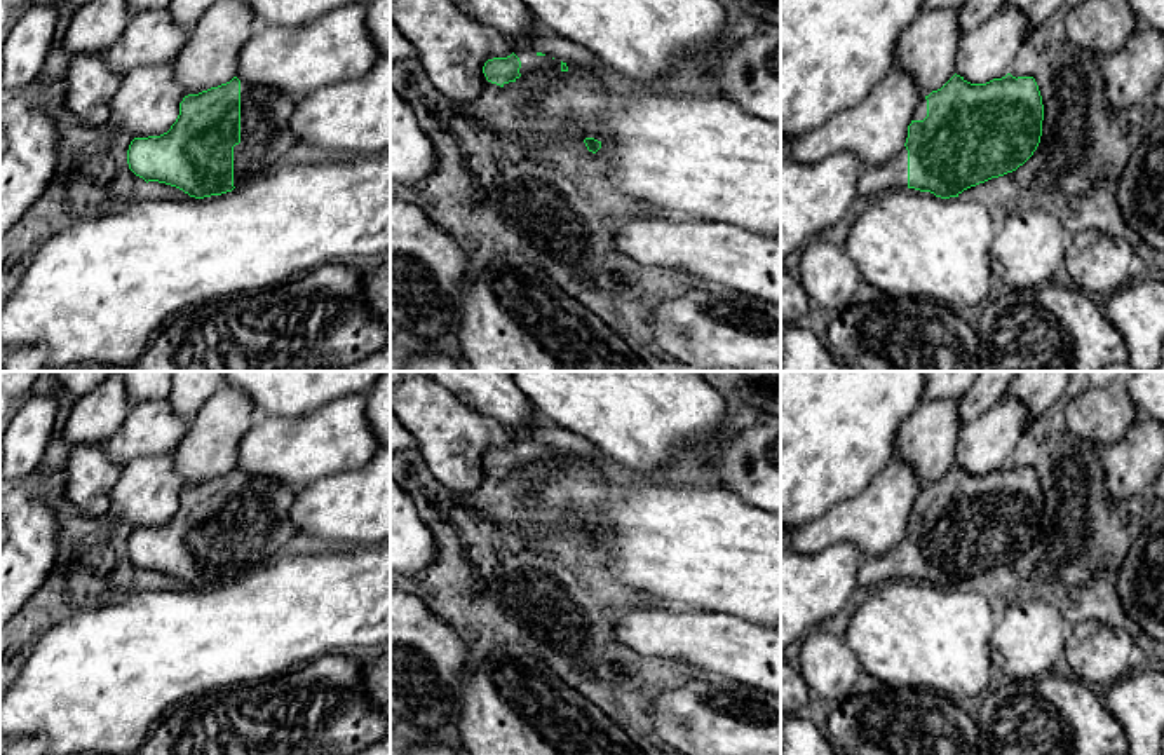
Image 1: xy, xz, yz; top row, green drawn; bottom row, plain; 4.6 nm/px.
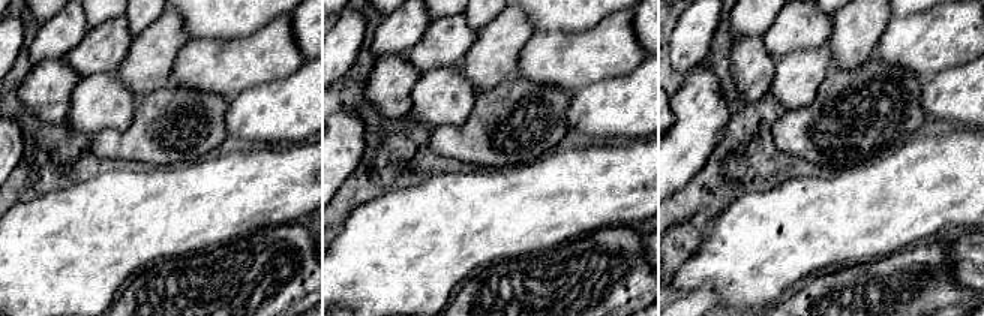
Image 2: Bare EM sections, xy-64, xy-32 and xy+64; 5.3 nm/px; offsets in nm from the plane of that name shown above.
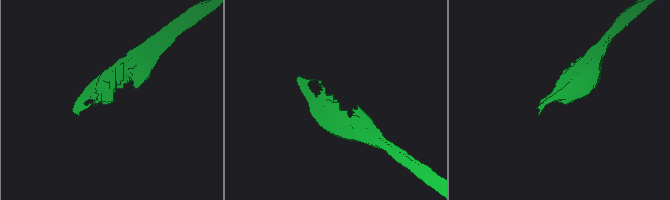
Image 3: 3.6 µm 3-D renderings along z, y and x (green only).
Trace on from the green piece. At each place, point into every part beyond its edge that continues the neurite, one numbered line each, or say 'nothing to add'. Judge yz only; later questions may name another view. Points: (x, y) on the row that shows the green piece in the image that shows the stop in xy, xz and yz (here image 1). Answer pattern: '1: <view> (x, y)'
1: yz (893, 173)

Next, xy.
1: xy (265, 112)

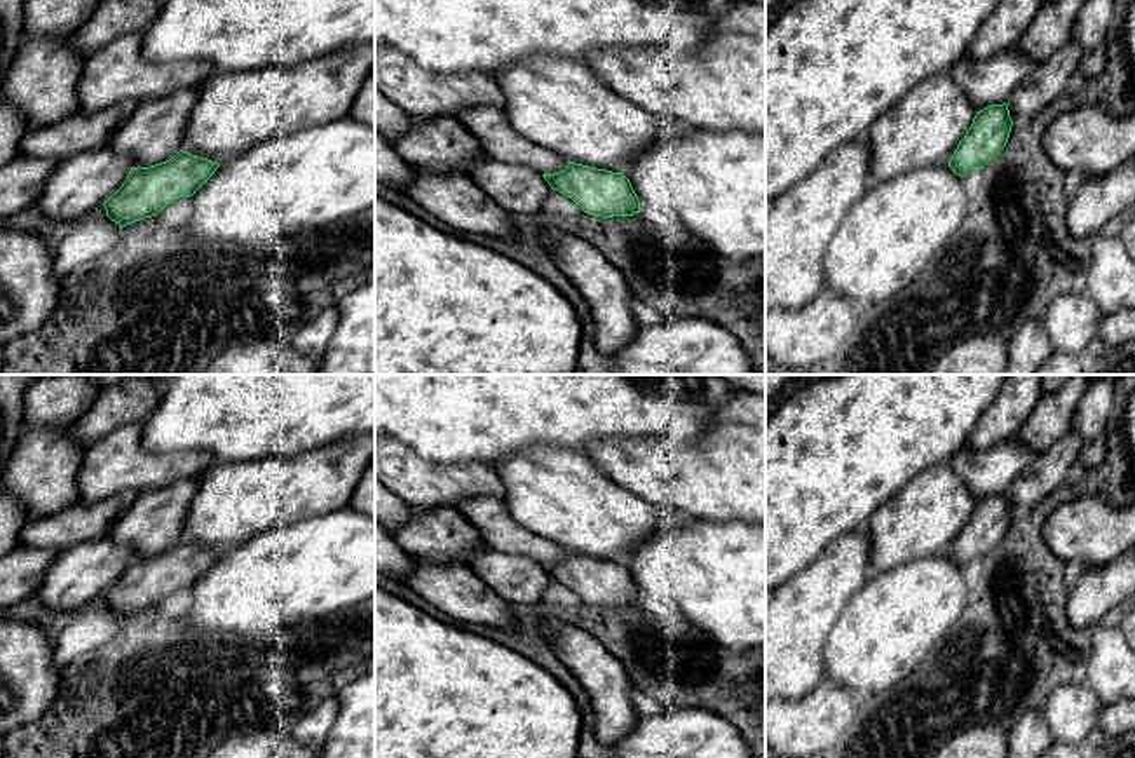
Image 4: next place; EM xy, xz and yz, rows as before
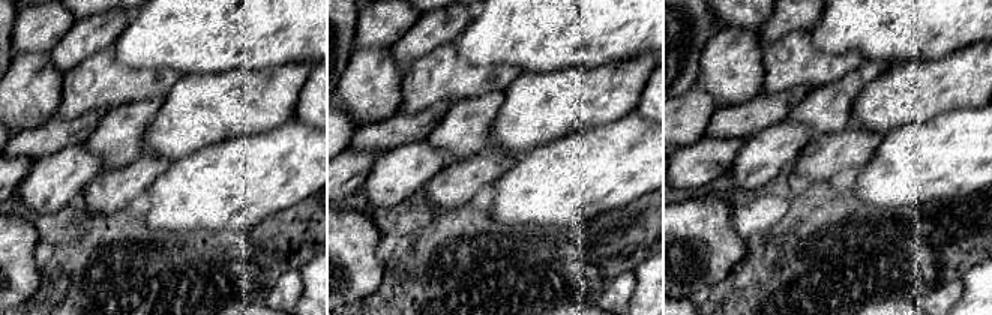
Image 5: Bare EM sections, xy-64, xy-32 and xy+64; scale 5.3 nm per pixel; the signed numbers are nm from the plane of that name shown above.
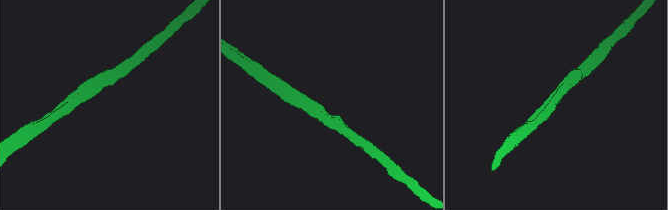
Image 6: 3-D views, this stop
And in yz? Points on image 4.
nothing to add

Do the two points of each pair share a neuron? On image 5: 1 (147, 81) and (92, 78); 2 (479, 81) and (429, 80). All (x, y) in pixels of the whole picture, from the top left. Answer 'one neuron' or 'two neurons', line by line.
1: one neuron
2: one neuron

